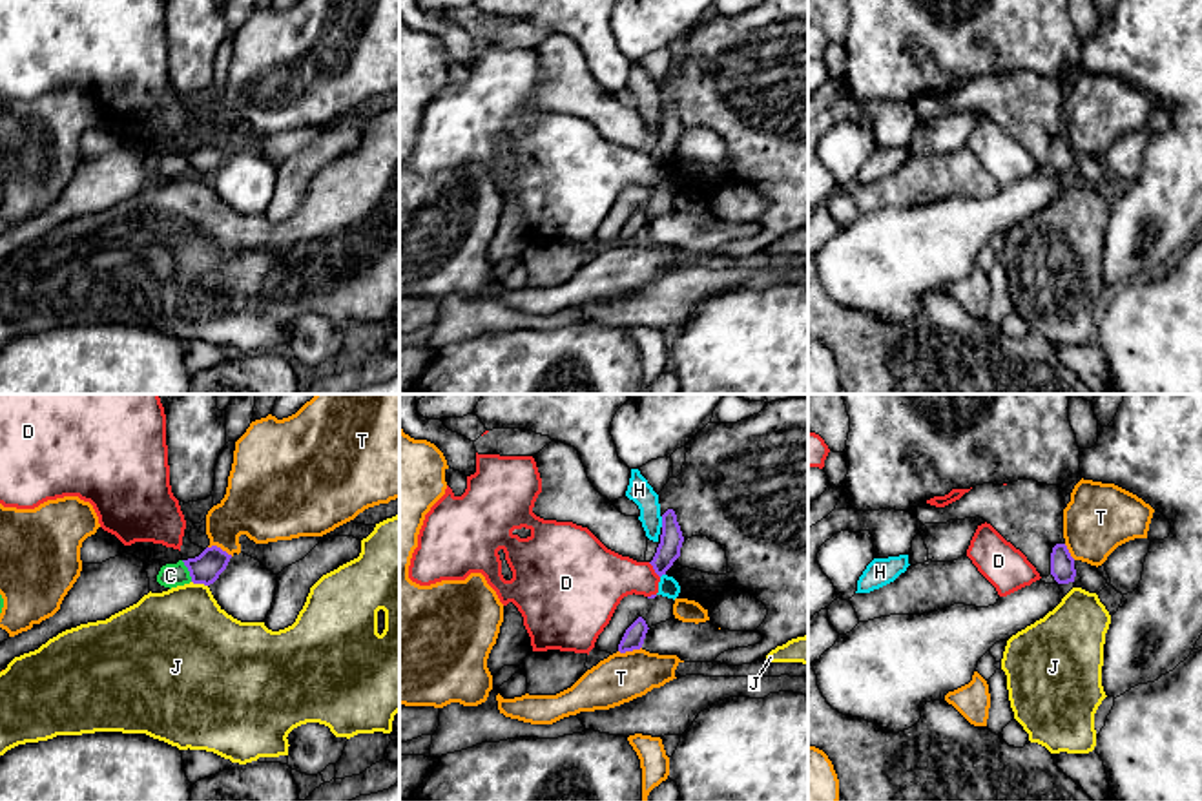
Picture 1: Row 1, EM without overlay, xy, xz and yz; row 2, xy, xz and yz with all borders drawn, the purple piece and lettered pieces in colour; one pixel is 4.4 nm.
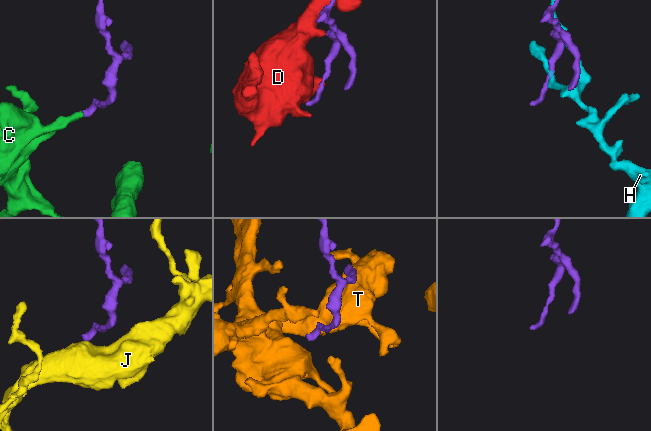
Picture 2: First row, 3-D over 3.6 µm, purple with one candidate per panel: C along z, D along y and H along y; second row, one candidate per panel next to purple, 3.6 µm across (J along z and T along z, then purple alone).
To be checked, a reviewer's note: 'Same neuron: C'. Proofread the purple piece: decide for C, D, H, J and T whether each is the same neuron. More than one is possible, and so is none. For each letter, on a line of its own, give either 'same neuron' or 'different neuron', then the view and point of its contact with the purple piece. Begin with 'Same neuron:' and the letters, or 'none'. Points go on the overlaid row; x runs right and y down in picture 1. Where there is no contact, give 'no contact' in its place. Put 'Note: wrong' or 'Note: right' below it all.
Same neuron: none
C: different neuron; contact xy (188, 570)
D: different neuron; contact xz (653, 568)
H: different neuron; contact xz (663, 522)
J: different neuron; contact xy (199, 582)
T: different neuron; contact xy (219, 548)
Note: wrong

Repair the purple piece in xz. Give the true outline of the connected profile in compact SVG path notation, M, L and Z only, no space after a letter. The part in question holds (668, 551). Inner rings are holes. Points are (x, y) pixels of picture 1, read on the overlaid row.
M668 509L662 515L660 544L657 547L653 560L649 562L658 577L666 575L666 571L680 557L682 542L684 536L677 522L677 515L673 509Z

